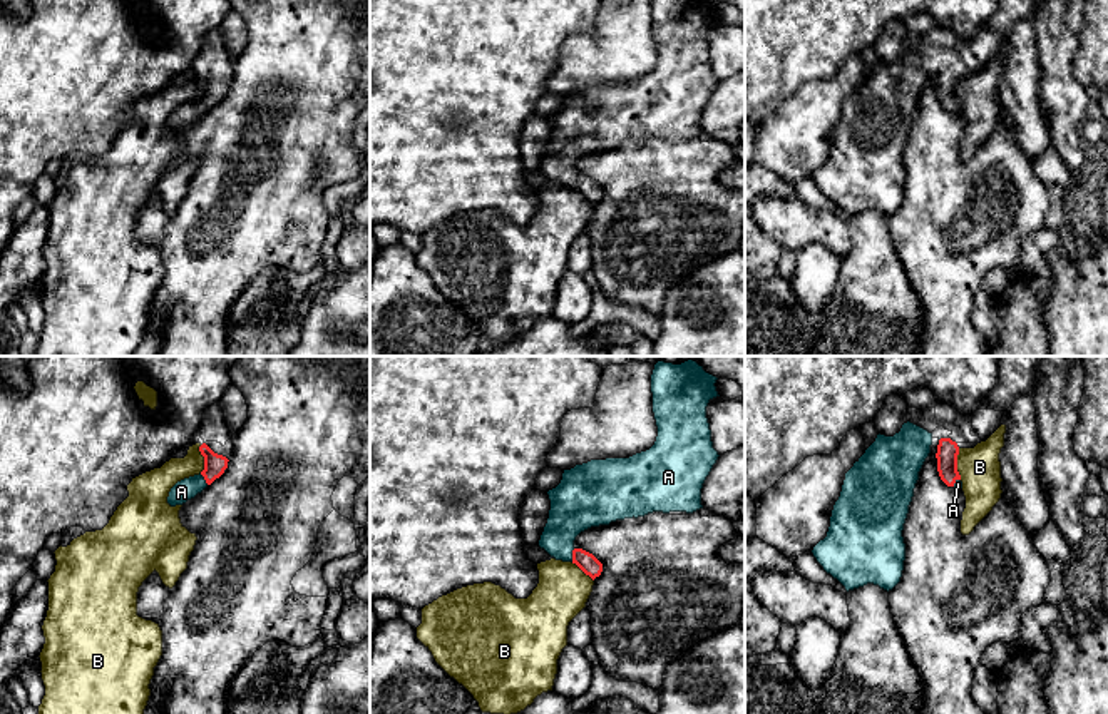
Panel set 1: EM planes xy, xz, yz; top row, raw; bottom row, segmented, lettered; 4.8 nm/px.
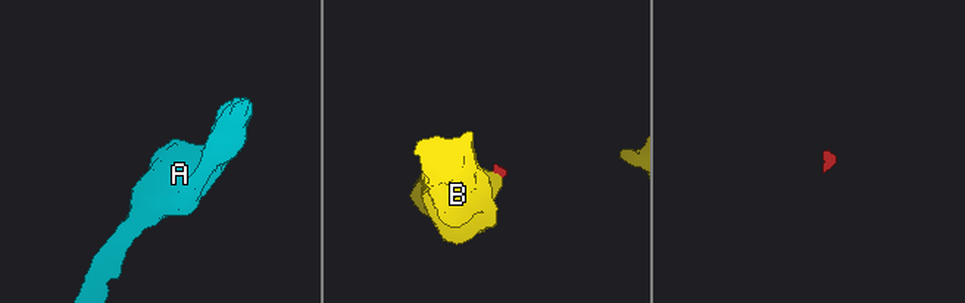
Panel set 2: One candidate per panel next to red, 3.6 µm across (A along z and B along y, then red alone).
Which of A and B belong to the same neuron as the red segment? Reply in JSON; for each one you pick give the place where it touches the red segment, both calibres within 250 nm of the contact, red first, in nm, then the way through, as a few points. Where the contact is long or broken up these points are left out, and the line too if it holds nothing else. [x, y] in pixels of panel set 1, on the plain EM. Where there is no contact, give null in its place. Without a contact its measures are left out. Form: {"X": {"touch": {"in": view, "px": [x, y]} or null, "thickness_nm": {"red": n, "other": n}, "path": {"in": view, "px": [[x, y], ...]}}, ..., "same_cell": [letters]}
{"A": {"touch": {"in": "xz", "px": [573, 181]}, "thickness_nm": {"red": 90, "other": 260}, "path": {"in": "xz", "px": [[584, 186], [573, 181], [568, 142], [578, 129]]}}, "same_cell": ["A"]}

